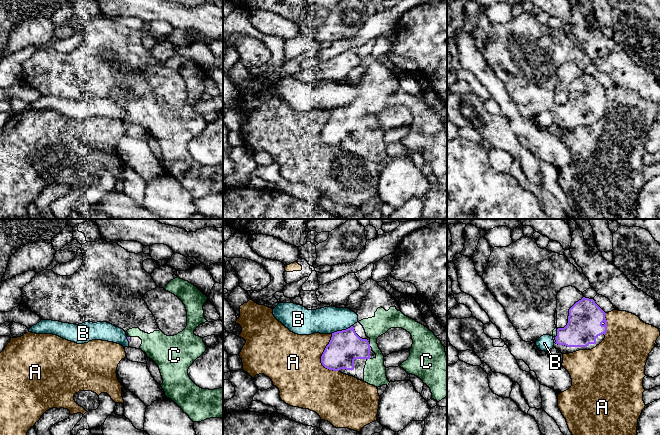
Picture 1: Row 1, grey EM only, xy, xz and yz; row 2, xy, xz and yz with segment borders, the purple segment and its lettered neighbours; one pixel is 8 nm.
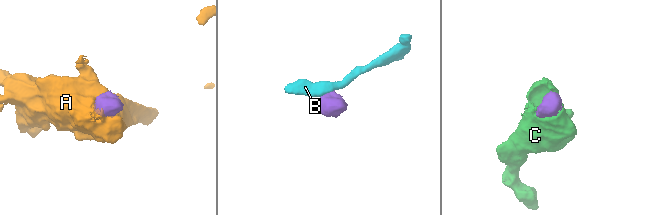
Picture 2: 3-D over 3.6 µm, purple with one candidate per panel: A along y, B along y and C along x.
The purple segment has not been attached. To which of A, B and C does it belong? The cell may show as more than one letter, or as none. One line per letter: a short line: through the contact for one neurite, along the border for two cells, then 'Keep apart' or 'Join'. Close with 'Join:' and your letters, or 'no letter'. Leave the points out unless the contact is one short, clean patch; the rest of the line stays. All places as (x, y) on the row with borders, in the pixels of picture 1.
A: Keep apart
B: Line: xz (352, 325), (331, 333). Keep apart
C: Join
Join: C

